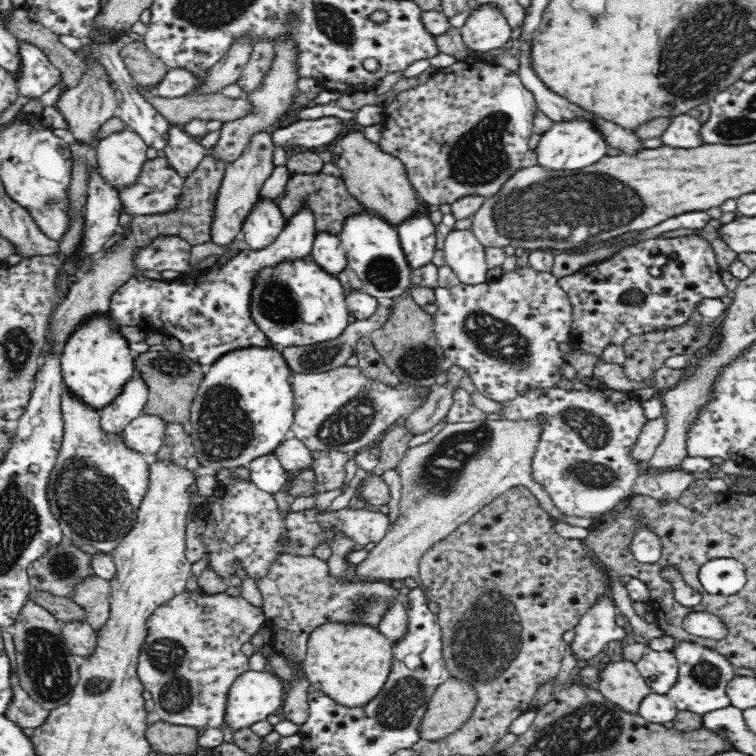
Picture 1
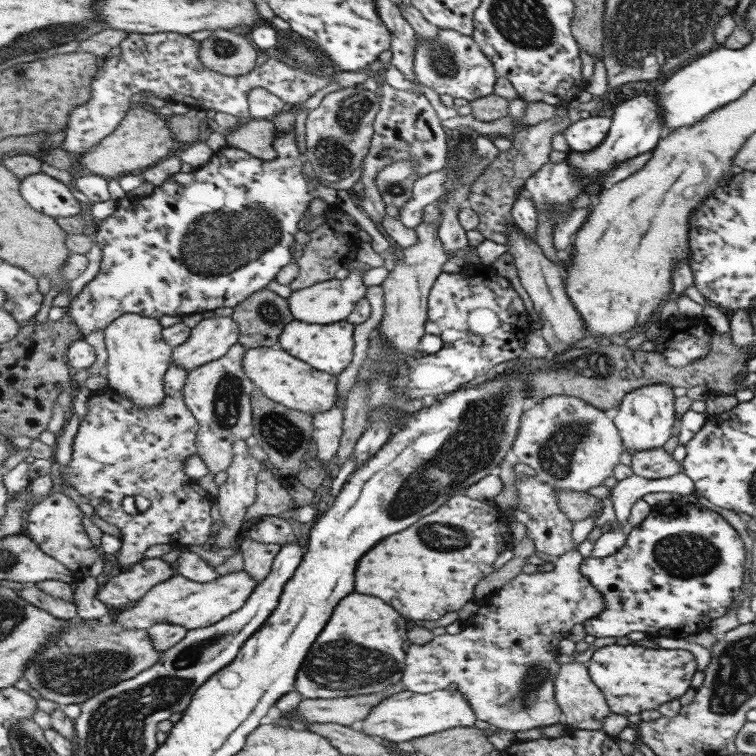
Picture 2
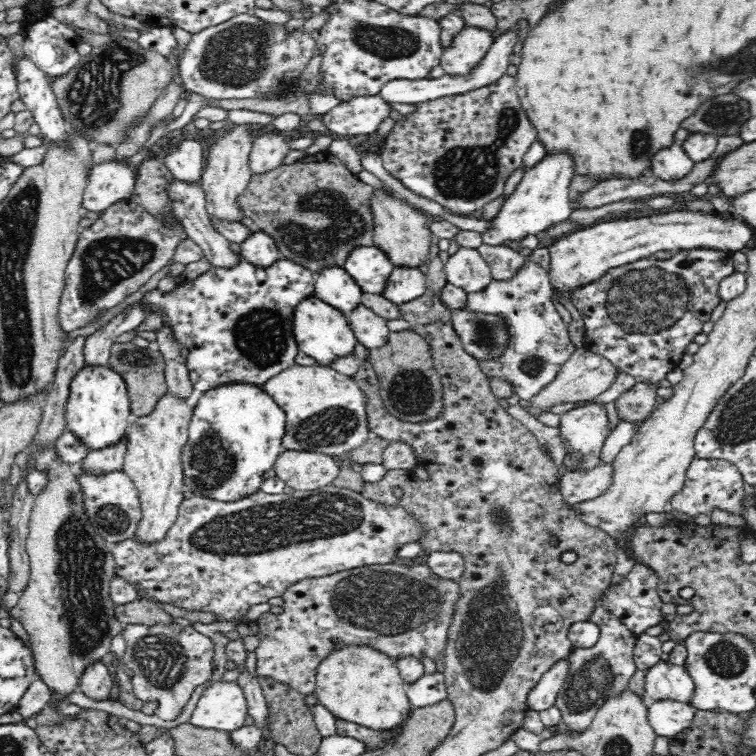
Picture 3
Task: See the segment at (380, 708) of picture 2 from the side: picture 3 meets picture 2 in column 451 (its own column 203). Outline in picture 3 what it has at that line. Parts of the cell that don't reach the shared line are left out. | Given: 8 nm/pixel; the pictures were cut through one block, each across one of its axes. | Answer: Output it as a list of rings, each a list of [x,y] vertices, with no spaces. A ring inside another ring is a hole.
[[[218,681],[206,688],[196,702],[190,724],[198,729],[231,733],[246,724],[246,697],[236,681]]]

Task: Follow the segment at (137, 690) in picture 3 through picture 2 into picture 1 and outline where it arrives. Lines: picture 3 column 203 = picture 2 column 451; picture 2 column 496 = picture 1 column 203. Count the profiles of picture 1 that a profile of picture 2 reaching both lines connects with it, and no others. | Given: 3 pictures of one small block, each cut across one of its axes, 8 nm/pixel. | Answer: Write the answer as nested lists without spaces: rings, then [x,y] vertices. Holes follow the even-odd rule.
[[[198,588],[194,592],[184,591],[182,594],[177,594],[172,600],[161,604],[156,610],[146,619],[146,636],[140,645],[139,655],[137,658],[137,675],[141,680],[145,690],[149,690],[155,704],[154,710],[160,715],[162,721],[168,724],[175,724],[180,726],[191,726],[199,730],[204,730],[206,727],[216,728],[219,724],[224,722],[224,707],[228,692],[228,687],[234,682],[237,676],[249,669],[248,657],[242,652],[242,645],[251,640],[252,636],[260,630],[262,624],[267,624],[267,618],[263,607],[254,606],[250,604],[242,595],[232,596],[225,592],[220,594],[212,594],[208,596]]]

